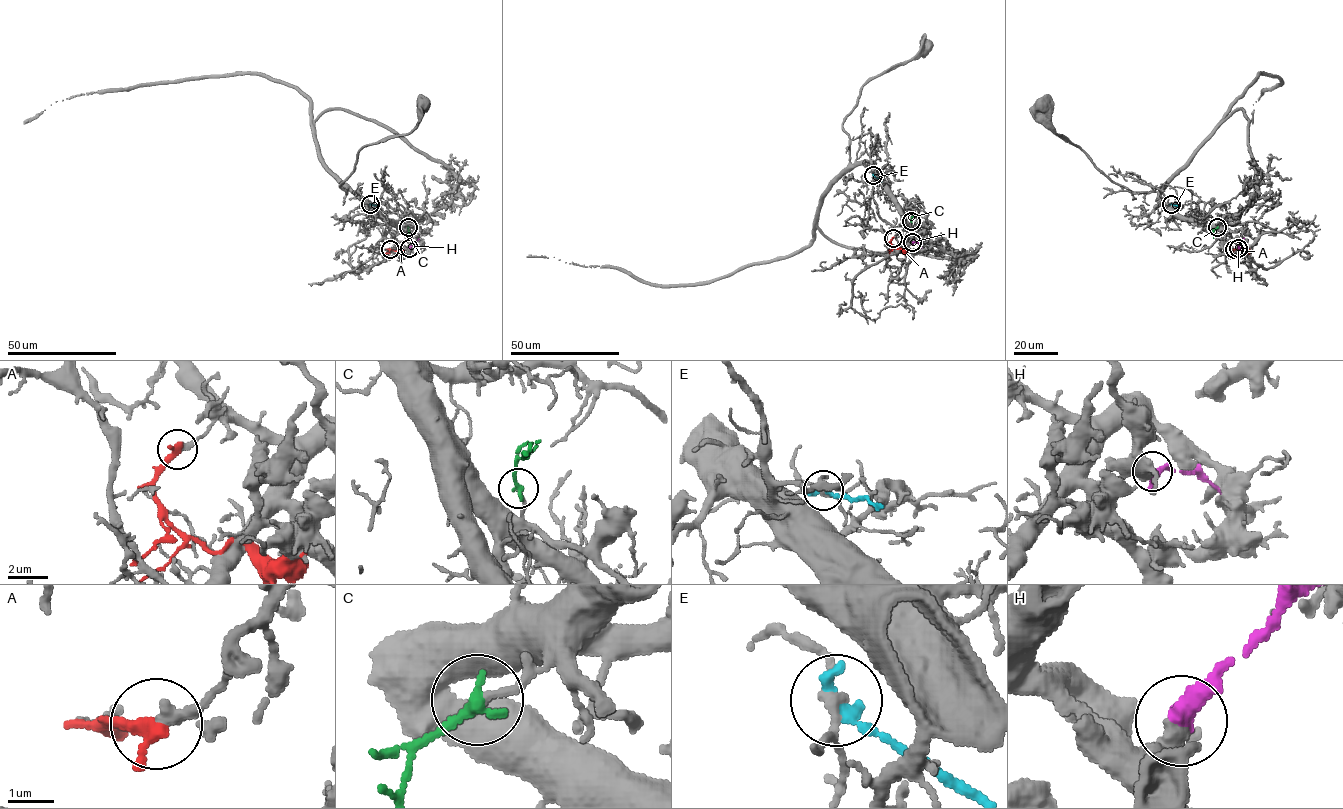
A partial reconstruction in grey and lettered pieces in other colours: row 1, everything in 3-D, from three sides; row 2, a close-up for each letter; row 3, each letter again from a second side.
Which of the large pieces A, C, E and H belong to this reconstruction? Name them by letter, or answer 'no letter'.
C

